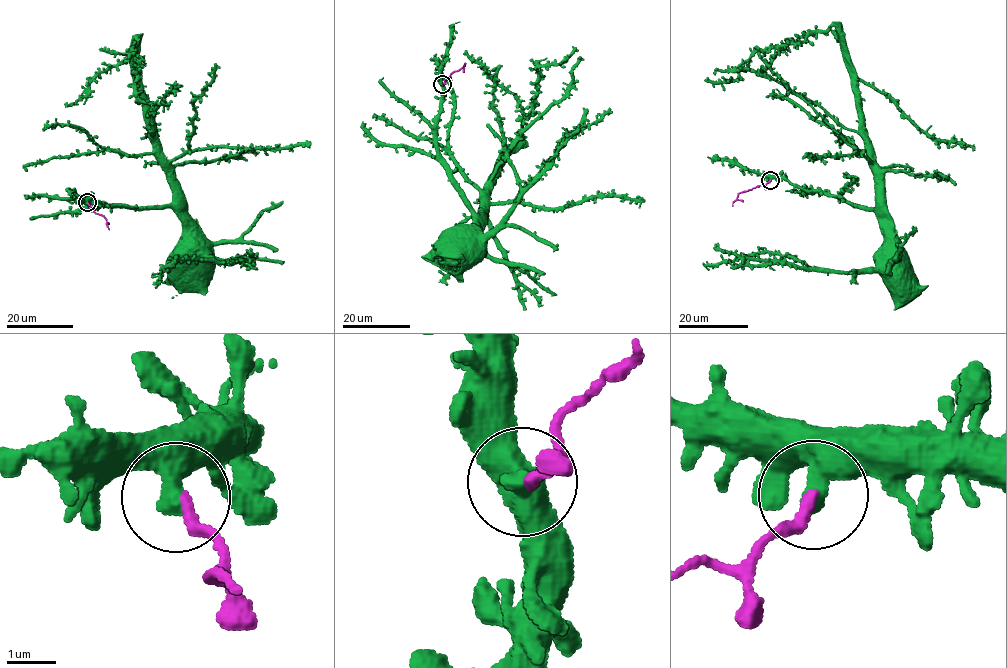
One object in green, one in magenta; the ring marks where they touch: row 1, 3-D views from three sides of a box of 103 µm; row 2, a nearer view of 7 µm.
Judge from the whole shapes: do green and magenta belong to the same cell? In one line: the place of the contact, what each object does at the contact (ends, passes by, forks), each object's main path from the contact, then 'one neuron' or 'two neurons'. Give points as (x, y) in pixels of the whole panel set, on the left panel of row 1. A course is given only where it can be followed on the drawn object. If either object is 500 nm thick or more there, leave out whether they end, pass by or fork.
place (87, 202); course green (87, 202), (93, 198), (99, 206), (115, 203), (128, 208), (166, 205), (181, 223), (181, 240), (193, 251); course magenta (87, 202), (94, 212), (103, 215), (109, 230); two neurons

